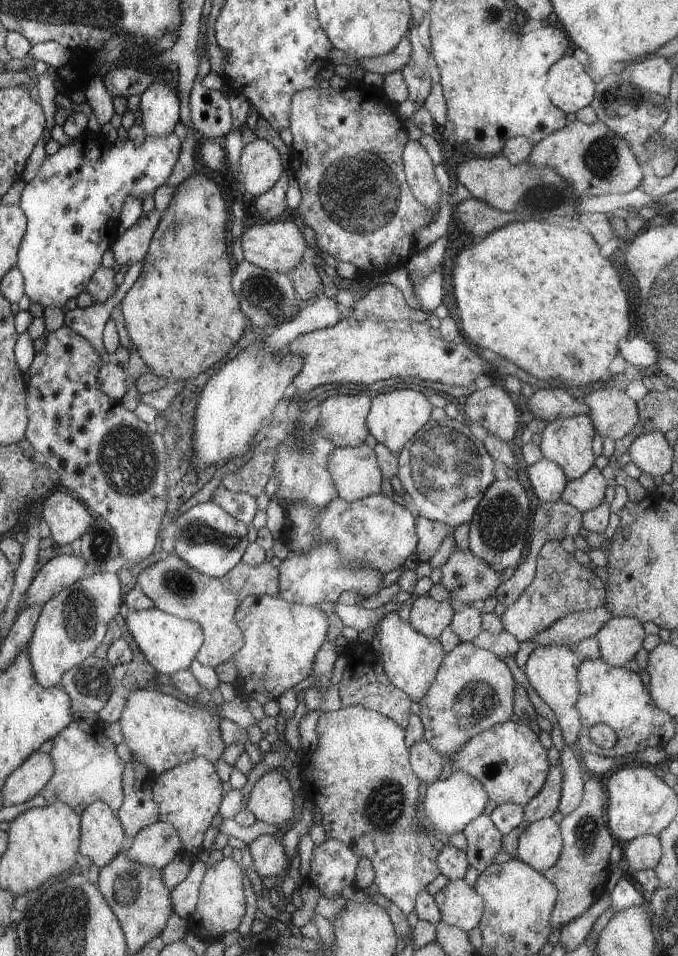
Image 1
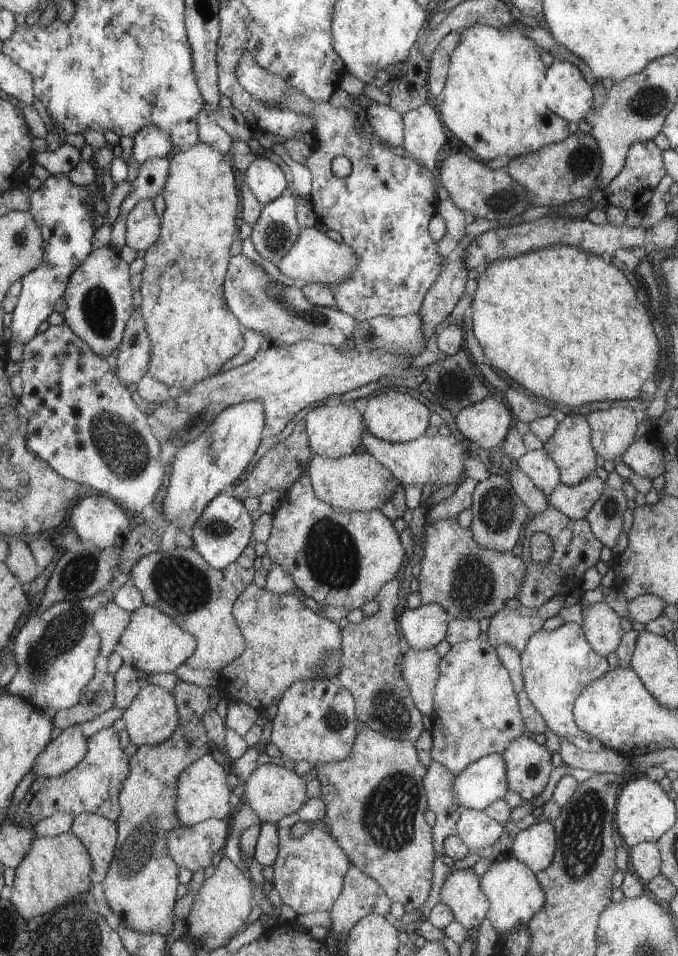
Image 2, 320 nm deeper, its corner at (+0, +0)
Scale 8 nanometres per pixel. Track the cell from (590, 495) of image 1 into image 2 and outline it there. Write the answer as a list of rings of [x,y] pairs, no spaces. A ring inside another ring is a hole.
[[[594,473],[589,474],[588,478],[574,486],[558,484],[547,499],[550,506],[568,518],[584,519],[601,498],[602,490],[604,490],[604,482]]]

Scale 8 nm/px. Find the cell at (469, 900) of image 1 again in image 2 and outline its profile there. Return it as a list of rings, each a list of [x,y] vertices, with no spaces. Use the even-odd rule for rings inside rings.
[[[474,869],[452,870],[441,888],[441,902],[450,907],[455,921],[468,930],[480,926],[492,906]]]

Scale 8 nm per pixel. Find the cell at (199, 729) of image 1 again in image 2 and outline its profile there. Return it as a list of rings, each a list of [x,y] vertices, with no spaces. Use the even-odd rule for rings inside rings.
[[[143,684],[143,689],[123,712],[132,744],[157,745],[173,736],[179,725],[174,697],[165,688]]]

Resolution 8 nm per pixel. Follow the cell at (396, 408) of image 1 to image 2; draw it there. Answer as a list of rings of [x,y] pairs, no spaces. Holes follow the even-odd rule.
[[[388,390],[388,392],[372,396],[368,400],[364,416],[366,426],[370,426],[369,431],[376,438],[389,443],[405,443],[424,435],[426,428],[428,428],[428,420],[430,420],[430,410],[424,404],[420,404],[416,398],[412,398],[412,396],[404,394],[404,392]]]

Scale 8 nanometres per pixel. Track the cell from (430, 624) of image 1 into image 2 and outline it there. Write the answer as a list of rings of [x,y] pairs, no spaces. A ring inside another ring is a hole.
[[[436,603],[421,604],[416,609],[407,608],[398,618],[398,626],[406,642],[414,650],[435,648],[446,636],[448,616],[443,606]]]

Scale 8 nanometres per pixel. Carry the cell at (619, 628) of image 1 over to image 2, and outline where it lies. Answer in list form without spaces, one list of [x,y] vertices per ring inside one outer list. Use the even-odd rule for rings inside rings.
[[[606,603],[593,604],[583,609],[581,626],[585,637],[598,654],[615,652],[625,631],[620,627],[621,617]]]

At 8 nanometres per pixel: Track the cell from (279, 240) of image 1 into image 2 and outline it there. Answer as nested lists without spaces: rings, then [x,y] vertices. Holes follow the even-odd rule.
[[[310,227],[301,228],[301,233],[298,235],[294,246],[276,265],[282,274],[286,274],[301,284],[320,283],[329,286],[330,282],[336,282],[339,285],[349,279],[357,269],[358,261],[357,254],[349,244],[344,241],[342,243],[336,242],[330,239],[326,233]]]

